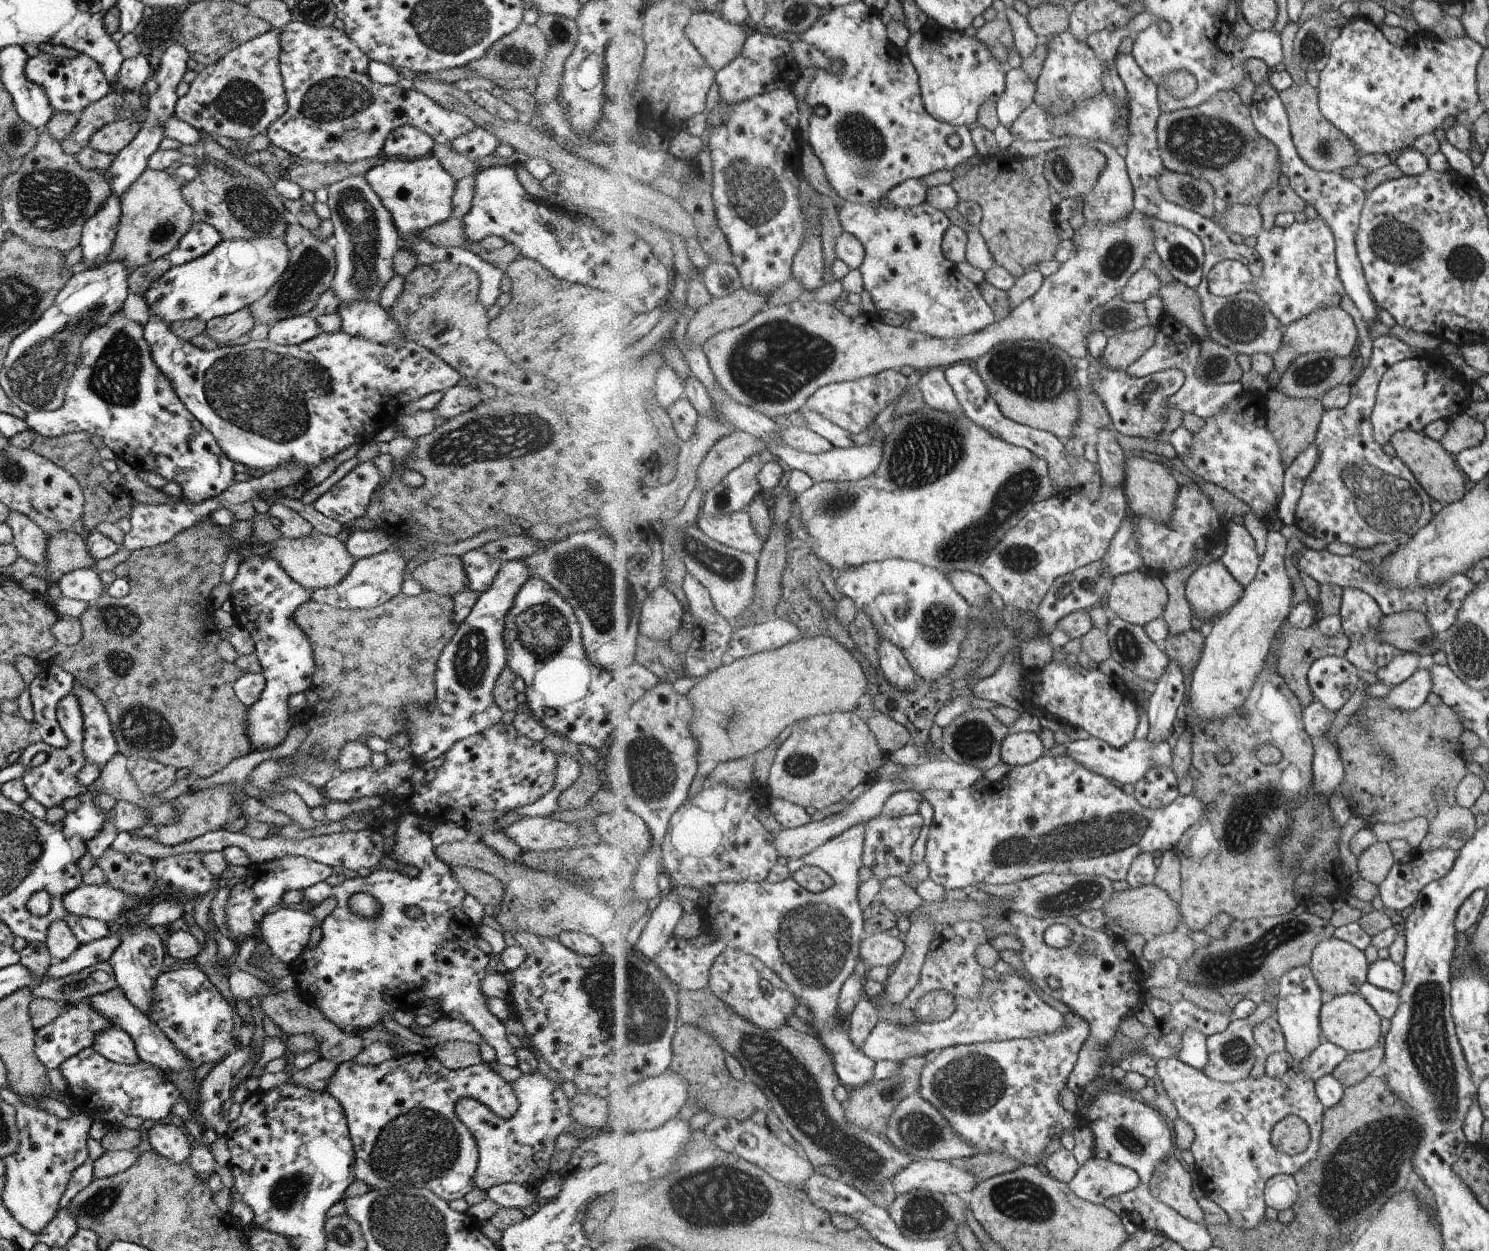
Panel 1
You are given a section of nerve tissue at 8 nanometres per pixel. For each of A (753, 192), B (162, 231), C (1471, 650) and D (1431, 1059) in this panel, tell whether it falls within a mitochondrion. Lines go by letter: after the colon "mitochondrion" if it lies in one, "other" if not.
A: mitochondrion
B: mitochondrion
C: mitochondrion
D: mitochondrion

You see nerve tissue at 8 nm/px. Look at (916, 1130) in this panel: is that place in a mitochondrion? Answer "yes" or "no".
yes

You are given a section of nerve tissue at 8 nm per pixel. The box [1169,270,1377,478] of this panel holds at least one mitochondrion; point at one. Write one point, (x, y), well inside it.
(1238, 324)

